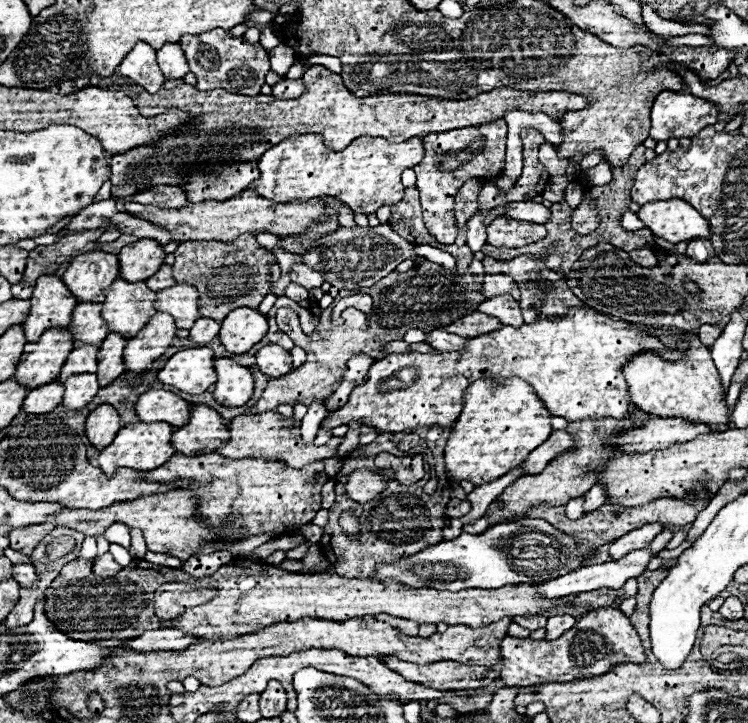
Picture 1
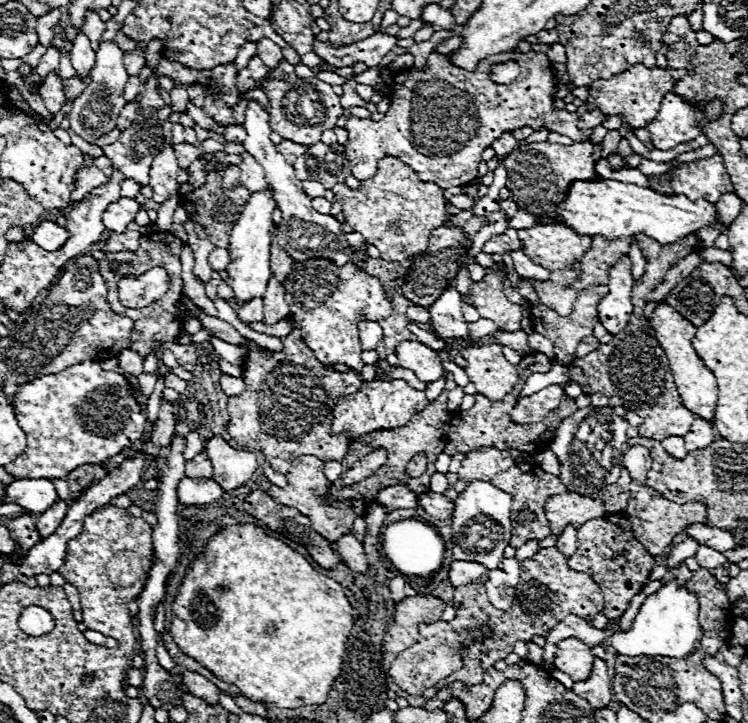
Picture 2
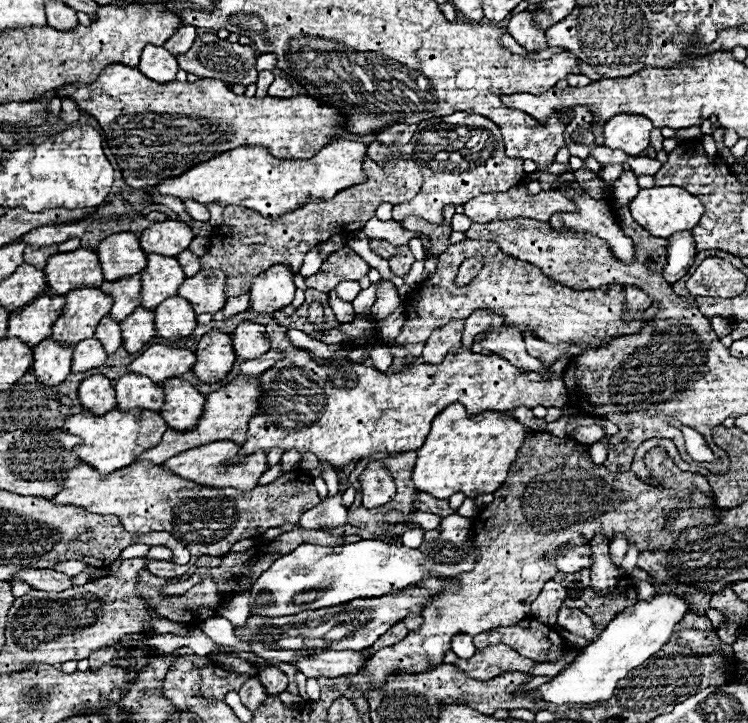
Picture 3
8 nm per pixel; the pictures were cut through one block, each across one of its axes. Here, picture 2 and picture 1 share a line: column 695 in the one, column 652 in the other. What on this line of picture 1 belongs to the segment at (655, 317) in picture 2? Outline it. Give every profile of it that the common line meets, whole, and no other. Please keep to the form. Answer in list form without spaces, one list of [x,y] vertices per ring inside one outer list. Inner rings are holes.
[[[640,326],[638,330],[654,334],[666,348],[676,348],[680,340],[688,342],[690,346],[688,346],[688,350],[684,350],[682,358],[674,360],[674,362],[664,360],[654,350],[644,350],[644,352],[632,356],[622,366],[622,374],[628,382],[630,400],[644,412],[660,416],[660,418],[688,418],[690,422],[702,422],[720,432],[728,430],[726,424],[730,422],[730,412],[724,402],[722,382],[720,382],[718,370],[712,362],[710,350],[698,340],[698,334],[680,330],[676,326],[662,326],[662,328]]]

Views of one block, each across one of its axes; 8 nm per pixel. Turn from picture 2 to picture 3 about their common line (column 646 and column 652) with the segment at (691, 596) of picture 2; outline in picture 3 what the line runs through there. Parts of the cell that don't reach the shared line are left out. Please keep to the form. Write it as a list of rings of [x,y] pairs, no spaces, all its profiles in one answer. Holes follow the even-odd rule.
[[[658,592],[650,600],[638,600],[634,606],[620,612],[606,630],[598,636],[596,642],[588,644],[578,652],[574,662],[558,676],[552,678],[552,682],[542,684],[534,690],[534,696],[554,702],[554,704],[590,704],[590,702],[602,702],[608,700],[618,684],[630,670],[644,664],[650,656],[662,650],[662,646],[670,640],[674,634],[676,624],[686,616],[690,610],[690,600],[672,594],[672,592]]]

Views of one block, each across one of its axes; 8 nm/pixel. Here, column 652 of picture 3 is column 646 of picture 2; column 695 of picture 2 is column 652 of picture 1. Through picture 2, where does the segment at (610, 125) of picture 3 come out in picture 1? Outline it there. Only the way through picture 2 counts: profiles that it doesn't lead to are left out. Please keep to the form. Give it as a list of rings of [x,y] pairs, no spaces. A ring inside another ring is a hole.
[[[660,92],[652,106],[650,138],[668,142],[670,138],[692,138],[698,130],[716,124],[718,108],[686,92]]]

